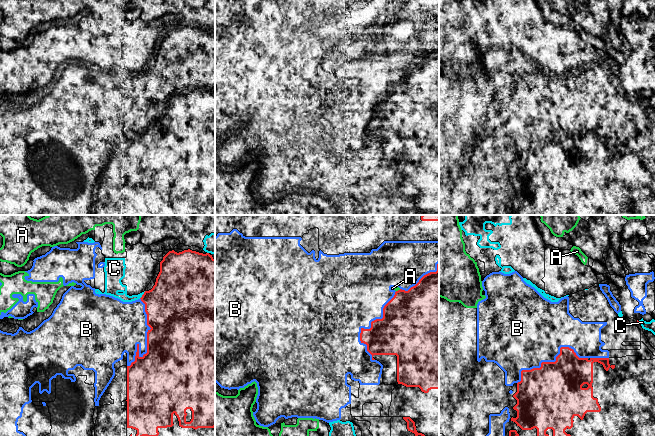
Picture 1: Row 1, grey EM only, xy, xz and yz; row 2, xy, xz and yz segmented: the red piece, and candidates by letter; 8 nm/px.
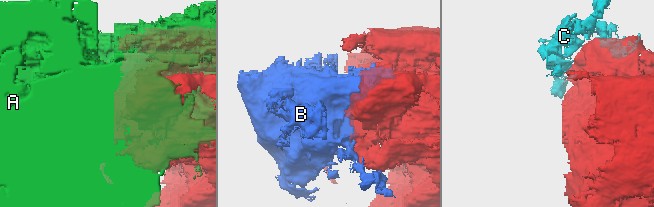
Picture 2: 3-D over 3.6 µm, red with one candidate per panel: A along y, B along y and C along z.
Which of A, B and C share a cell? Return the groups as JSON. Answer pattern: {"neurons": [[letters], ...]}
{"neurons": [["A", "B", "C"]]}

